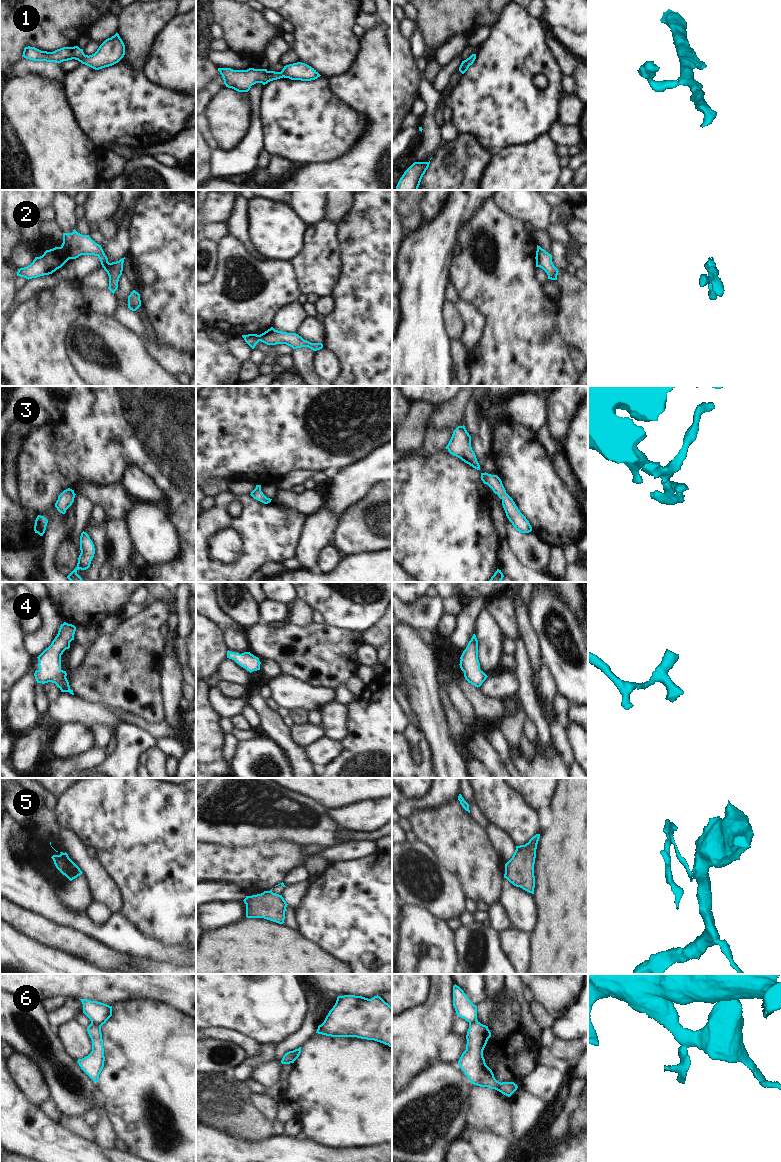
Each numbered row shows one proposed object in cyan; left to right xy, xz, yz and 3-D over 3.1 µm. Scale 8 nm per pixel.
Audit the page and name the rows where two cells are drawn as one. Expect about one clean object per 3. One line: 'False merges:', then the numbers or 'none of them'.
False merges: 2, 5, 6

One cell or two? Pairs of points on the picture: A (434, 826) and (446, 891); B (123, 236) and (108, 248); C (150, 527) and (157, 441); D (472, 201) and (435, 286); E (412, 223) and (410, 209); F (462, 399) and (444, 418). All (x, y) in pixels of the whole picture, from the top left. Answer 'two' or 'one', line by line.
A: two
B: one
C: two
D: one
E: one
F: one

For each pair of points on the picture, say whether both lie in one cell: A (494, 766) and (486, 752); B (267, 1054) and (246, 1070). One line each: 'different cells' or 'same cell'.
A: same cell
B: same cell

